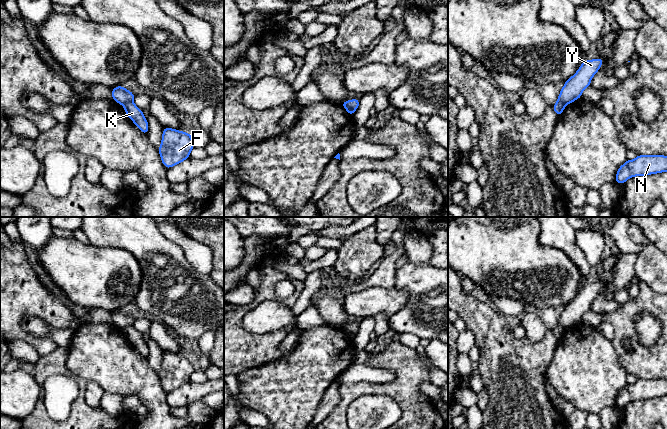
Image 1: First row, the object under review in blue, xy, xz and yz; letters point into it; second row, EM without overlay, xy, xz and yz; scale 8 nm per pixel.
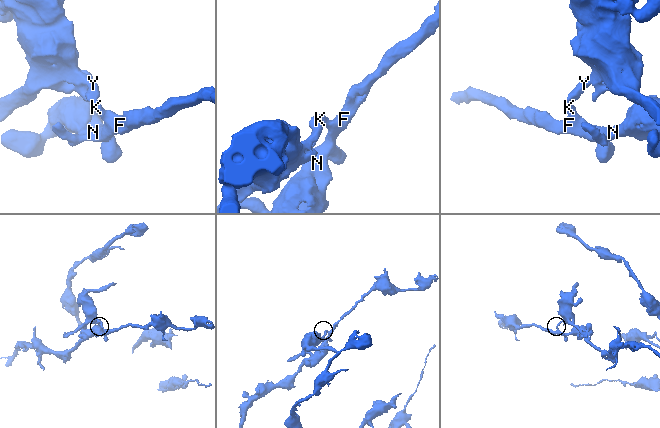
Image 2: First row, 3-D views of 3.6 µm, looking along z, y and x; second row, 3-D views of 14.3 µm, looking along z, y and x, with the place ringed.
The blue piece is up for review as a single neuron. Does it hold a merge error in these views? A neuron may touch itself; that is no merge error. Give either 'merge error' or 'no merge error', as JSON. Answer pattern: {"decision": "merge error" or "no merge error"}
{"decision": "merge error"}

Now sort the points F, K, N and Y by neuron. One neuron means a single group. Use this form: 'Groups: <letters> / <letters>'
Groups: F K N / Y

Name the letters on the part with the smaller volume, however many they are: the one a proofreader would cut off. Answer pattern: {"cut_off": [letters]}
{"cut_off": ["Y"]}

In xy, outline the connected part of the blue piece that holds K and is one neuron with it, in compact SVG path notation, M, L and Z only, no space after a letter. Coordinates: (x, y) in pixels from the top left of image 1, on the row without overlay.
M133 325L126 326L123 331L127 340L133 345L133 347L141 354L143 358L147 359L149 348L143 338L143 335L139 333Z

